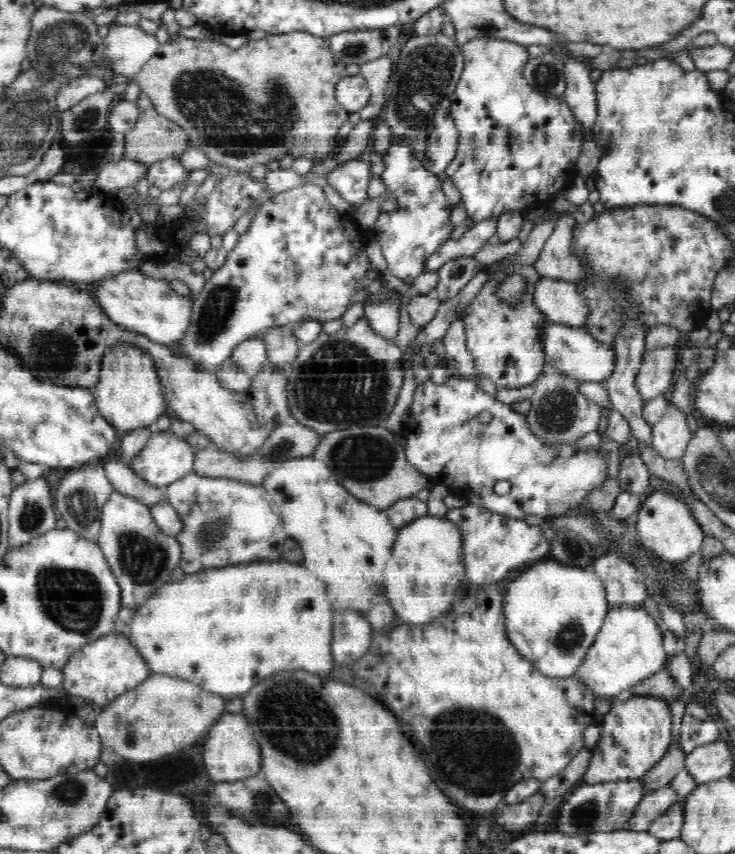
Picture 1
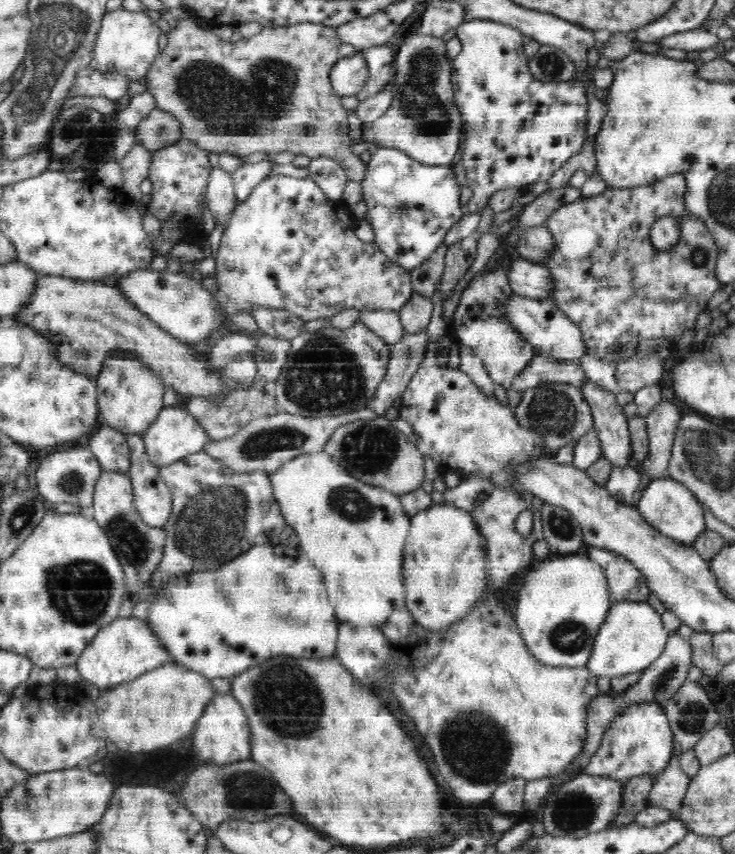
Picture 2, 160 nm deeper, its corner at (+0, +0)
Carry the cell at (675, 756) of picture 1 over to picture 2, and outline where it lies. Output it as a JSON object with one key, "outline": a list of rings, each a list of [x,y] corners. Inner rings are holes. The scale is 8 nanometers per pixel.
{"outline":[[[646,774],[628,779],[623,784],[621,805],[610,827],[625,827],[635,822],[636,814],[647,807],[654,781],[654,776]]]}

